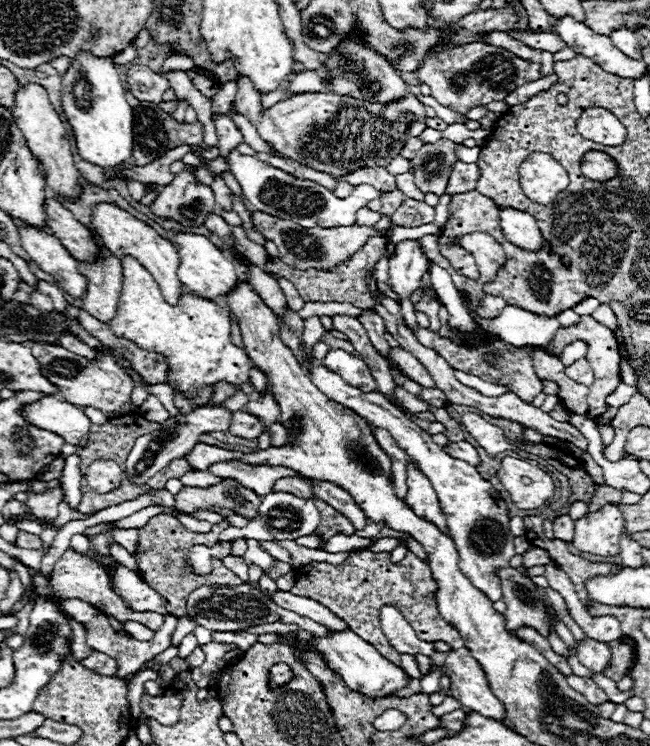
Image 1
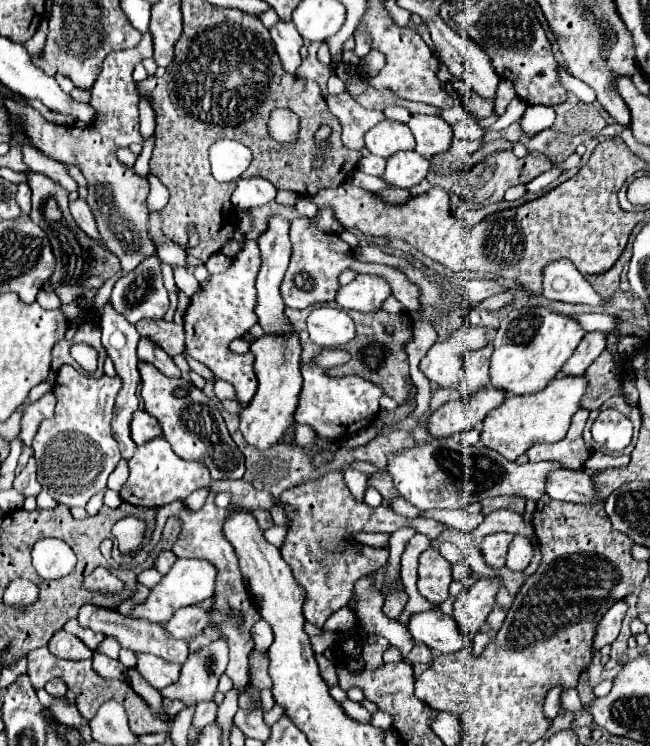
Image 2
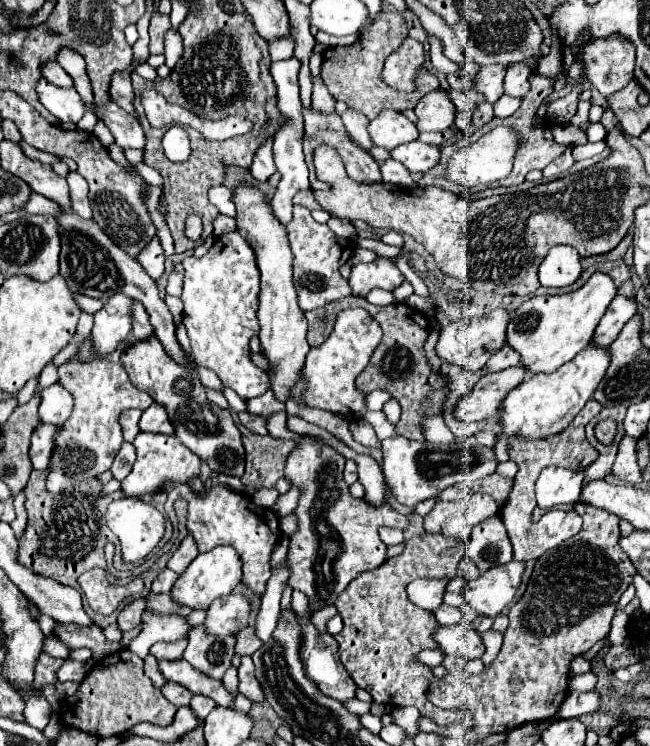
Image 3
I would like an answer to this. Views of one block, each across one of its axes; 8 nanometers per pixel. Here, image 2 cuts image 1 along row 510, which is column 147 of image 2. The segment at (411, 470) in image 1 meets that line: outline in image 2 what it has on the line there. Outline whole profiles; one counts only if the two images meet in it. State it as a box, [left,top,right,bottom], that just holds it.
[130,410,160,446]

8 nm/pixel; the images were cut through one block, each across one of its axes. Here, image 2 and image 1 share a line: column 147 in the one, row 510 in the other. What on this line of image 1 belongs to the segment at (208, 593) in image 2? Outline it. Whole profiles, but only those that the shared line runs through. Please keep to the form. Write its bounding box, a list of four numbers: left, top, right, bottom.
[574,504,624,556]

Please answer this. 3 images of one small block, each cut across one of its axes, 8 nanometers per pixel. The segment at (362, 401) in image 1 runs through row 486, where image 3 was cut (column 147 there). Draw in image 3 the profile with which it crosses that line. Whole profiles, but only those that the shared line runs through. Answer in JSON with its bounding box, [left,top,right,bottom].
[122,432,200,496]

